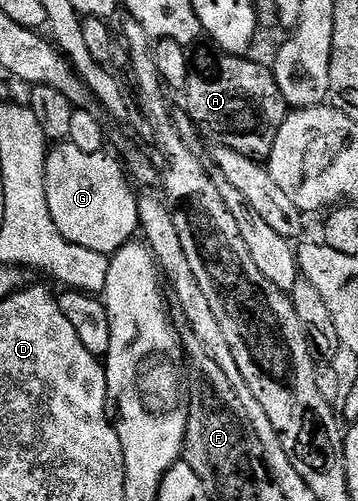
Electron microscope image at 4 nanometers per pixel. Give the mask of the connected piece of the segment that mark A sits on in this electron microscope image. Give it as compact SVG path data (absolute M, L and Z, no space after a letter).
M200 41L191 48L188 60L188 80L182 92L187 115L196 123L201 132L204 131L213 140L213 144L229 147L242 153L247 159L267 160L274 149L275 138L282 129L284 119L290 112L288 102L276 84L276 77L271 67L256 64L243 55L227 55L221 47L208 41Z

